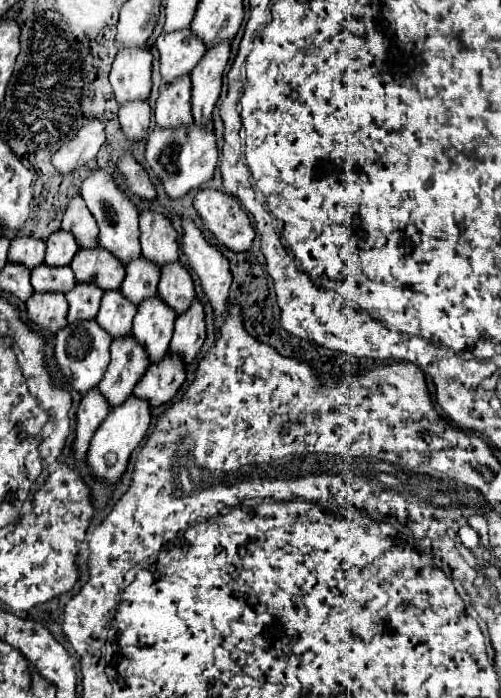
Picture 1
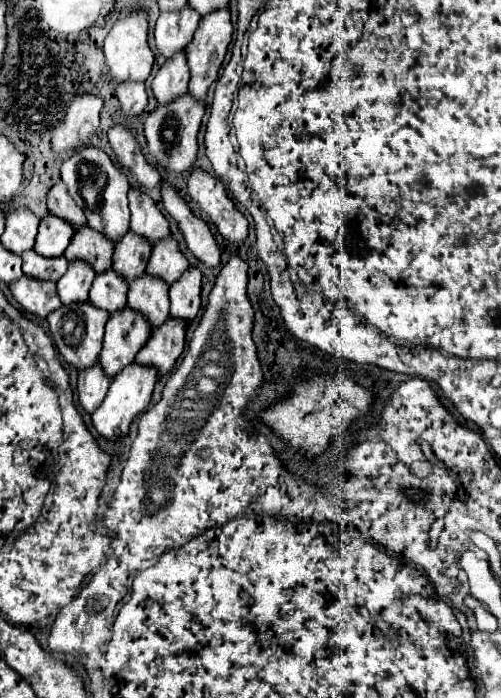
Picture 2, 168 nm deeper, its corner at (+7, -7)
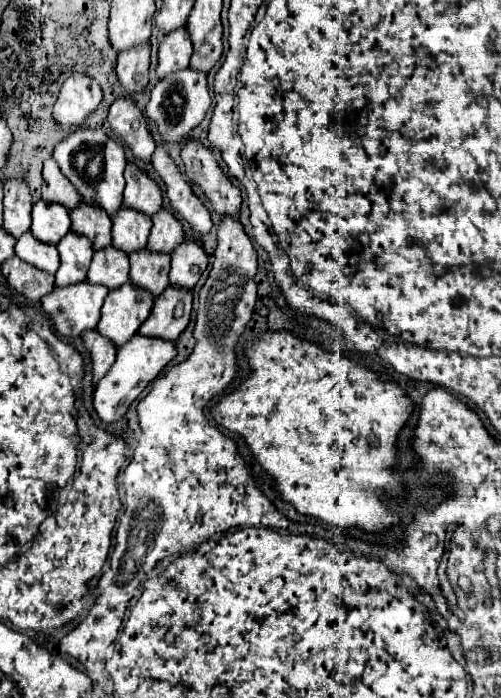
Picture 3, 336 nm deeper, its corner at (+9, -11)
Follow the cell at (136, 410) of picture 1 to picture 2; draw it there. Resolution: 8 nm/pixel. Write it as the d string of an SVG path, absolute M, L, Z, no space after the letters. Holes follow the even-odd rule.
M129 365L125 367L113 381L111 381L111 387L107 391L107 397L105 401L101 403L101 407L91 415L93 419L93 427L97 429L97 433L101 437L121 437L121 435L127 435L129 433L129 427L133 423L133 419L143 413L151 401L151 393L153 393L153 387L155 387L155 381L157 381L157 373L153 369L147 369L147 367L139 367L139 365Z

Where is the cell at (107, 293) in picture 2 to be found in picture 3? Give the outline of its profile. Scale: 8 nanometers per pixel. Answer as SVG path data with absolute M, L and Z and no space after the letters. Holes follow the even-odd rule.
M107 245L105 251L95 251L87 279L91 283L101 283L107 289L121 287L129 279L129 257L113 245Z

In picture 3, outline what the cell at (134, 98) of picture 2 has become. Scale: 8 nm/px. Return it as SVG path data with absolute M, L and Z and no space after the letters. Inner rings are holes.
M151 45L133 47L133 51L121 51L117 57L117 77L127 93L143 91L149 81L149 53Z

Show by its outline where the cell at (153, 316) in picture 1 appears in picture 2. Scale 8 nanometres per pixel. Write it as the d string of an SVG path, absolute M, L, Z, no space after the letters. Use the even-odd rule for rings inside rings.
M143 275L129 285L127 307L133 307L133 311L139 311L143 317L147 317L149 327L153 331L169 317L167 291L169 287L161 279Z

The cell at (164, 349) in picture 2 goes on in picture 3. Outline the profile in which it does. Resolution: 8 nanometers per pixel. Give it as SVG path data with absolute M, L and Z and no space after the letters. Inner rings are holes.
M179 287L165 289L153 305L149 319L139 327L141 335L161 337L175 341L189 323L193 291L181 291Z

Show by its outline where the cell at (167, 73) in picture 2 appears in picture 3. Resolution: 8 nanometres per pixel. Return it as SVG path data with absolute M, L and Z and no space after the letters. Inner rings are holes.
M179 27L177 31L163 35L163 39L159 43L157 75L165 77L171 71L185 69L189 65L191 53L193 53L193 43L191 43L185 27Z

